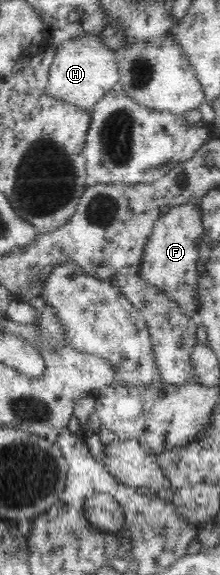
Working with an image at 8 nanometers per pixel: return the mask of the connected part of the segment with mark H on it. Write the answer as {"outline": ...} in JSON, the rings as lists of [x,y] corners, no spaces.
{"outline":[[[102,32],[75,36],[56,48],[50,69],[47,93],[83,109],[94,109],[95,103],[111,91],[119,79],[118,62],[113,51],[102,40]]]}

